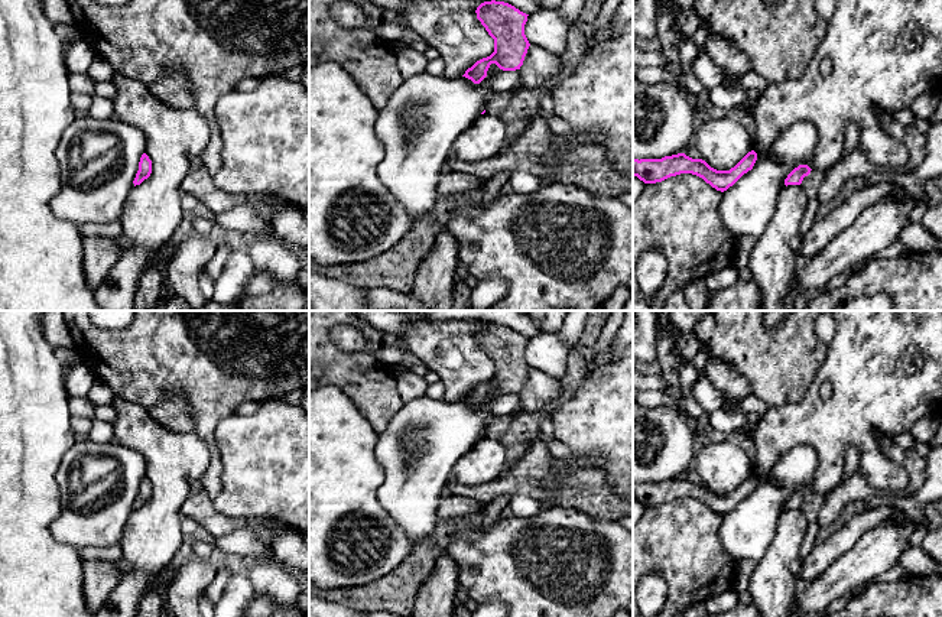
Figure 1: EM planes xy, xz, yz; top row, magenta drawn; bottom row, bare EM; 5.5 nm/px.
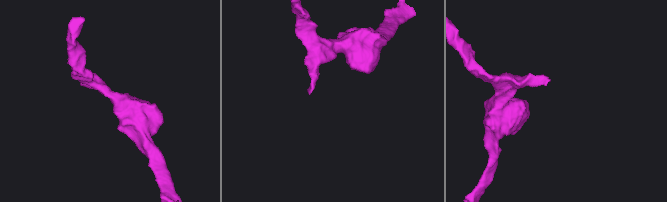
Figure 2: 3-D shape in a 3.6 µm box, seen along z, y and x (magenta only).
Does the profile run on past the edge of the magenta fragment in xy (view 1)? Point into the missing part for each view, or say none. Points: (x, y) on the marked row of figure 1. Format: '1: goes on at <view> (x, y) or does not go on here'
1: does not go on here

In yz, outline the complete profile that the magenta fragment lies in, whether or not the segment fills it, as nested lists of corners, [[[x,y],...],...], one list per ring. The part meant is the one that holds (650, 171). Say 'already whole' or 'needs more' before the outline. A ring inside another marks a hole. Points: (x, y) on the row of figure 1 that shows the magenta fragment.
already whole | [[[751,150],[730,171],[717,171],[705,160],[692,159],[685,153],[665,156],[662,159],[633,159],[633,176],[637,176],[644,184],[656,184],[680,173],[692,173],[702,178],[717,191],[724,192],[744,173],[751,171],[756,160],[757,153]]]

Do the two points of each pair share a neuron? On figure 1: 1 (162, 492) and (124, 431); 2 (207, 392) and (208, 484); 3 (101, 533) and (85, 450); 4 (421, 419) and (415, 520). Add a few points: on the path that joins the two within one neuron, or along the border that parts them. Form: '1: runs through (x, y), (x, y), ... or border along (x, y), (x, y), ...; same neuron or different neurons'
1: runs through (162, 476), (162, 463), (140, 441); same neuron
2: runs through (207, 415), (207, 434), (214, 451), (214, 461); same neuron
3: runs through (97, 513), (97, 481), (88, 470); same neuron
4: runs through (415, 444), (413, 494); same neuron

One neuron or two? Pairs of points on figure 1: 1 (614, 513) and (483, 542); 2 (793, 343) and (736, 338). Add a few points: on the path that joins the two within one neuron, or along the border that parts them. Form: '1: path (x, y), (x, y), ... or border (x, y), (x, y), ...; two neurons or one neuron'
1: border (564, 506), (617, 522); two neurons
2: path (779, 343), (750, 343); one neuron

